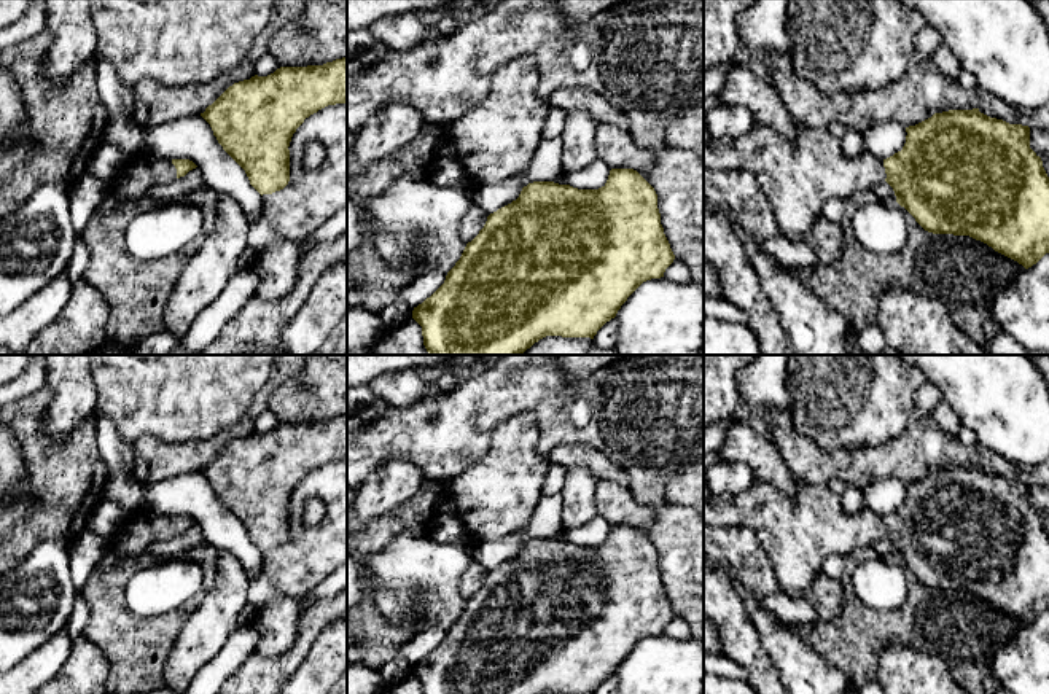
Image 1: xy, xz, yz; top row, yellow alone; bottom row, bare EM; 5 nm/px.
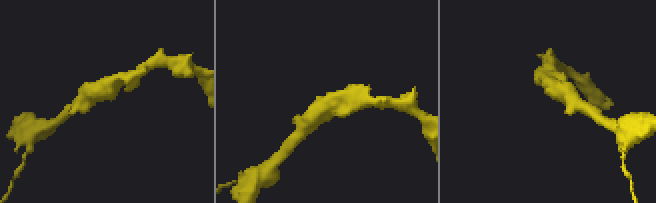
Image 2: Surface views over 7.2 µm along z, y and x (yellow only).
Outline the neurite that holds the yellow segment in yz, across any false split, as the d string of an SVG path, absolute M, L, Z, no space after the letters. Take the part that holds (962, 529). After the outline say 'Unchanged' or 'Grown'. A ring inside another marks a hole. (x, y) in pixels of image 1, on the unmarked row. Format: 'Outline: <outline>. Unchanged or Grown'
Outline: M949 466L906 484L906 500L901 508L887 516L869 508L850 514L842 509L840 495L826 484L810 484L796 479L794 495L783 495L769 482L756 481L740 495L712 495L704 500L704 525L751 527L769 554L780 591L802 595L821 573L823 562L831 556L847 557L853 551L868 552L877 540L887 538L915 578L933 591L969 592L995 608L1017 618L1025 626L1049 610L1049 533L1041 514L1030 505L1030 484L1009 481L973 466Z. Grown

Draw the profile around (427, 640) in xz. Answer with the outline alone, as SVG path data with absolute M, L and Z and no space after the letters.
M428 627L419 632L411 641L403 645L395 657L406 659L409 664L417 664L427 654L430 654L446 637L444 629Z

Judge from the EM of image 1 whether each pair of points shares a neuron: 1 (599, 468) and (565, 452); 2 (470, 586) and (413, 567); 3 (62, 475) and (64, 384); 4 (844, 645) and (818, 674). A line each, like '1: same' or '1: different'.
1: same
2: different
3: different
4: different

